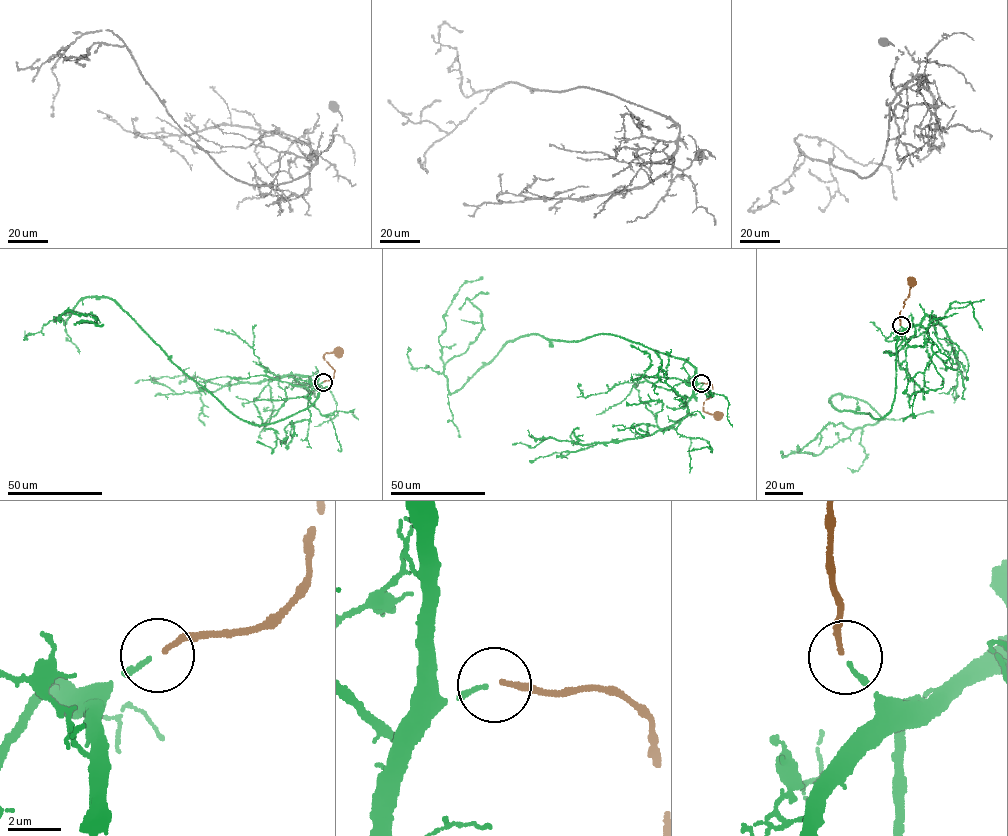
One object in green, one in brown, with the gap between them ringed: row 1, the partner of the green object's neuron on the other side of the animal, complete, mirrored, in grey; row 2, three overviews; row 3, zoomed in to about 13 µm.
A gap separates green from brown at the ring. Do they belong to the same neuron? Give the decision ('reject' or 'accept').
accept

